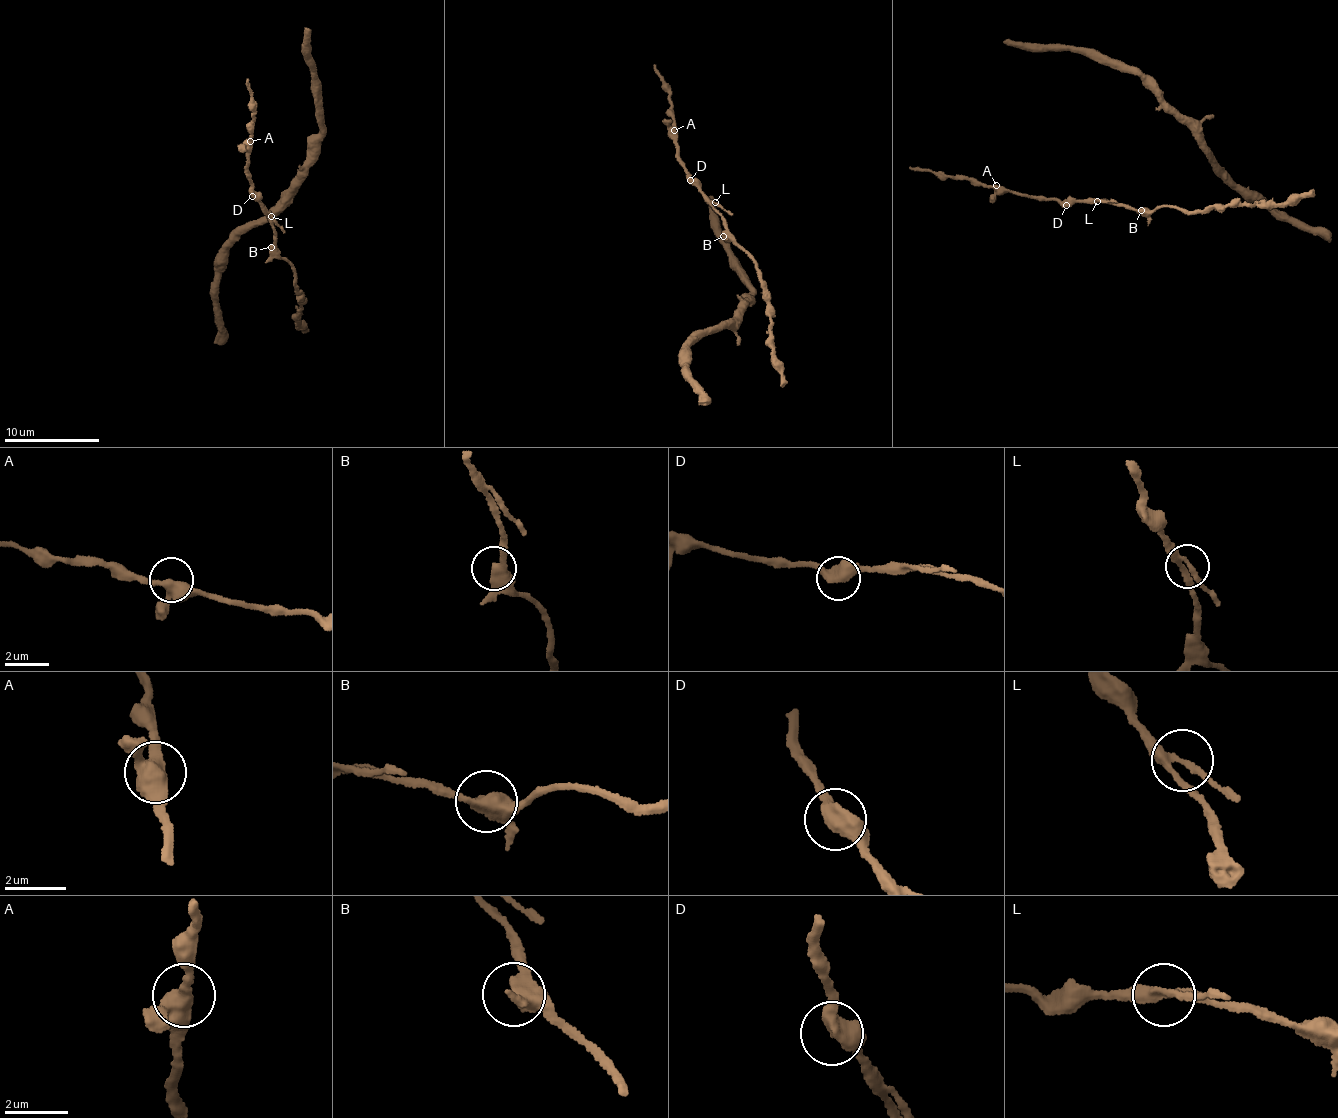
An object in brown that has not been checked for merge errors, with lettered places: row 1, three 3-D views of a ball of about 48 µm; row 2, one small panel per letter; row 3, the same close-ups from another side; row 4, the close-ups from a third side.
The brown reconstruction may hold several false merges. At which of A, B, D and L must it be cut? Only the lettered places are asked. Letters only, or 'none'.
none

